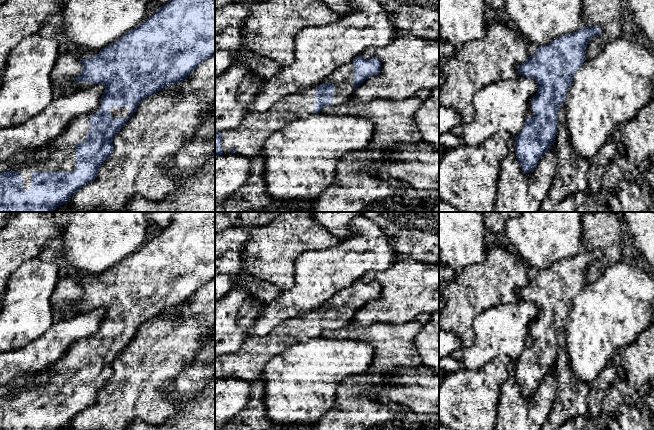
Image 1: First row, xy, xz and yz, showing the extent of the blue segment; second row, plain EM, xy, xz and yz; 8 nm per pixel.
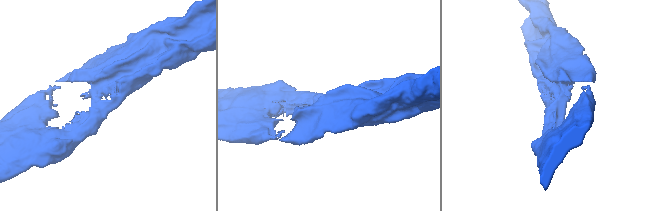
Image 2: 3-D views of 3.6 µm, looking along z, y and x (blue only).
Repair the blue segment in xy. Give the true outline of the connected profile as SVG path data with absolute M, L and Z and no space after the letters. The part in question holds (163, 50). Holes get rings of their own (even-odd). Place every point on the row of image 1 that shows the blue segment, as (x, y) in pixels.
M169 0L145 22L102 48L99 54L86 59L80 57L83 69L70 82L69 91L103 84L105 91L97 109L73 120L55 140L46 144L37 160L0 173L0 212L52 212L63 205L77 190L96 179L99 167L112 154L114 136L133 116L140 101L167 85L183 81L214 54L215 0Z

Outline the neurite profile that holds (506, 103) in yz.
M522 75L516 79L494 82L477 91L473 97L474 119L469 124L462 124L463 134L460 138L463 143L468 146L478 146L500 131L507 131L516 136L524 127L529 105L537 91L536 80Z

